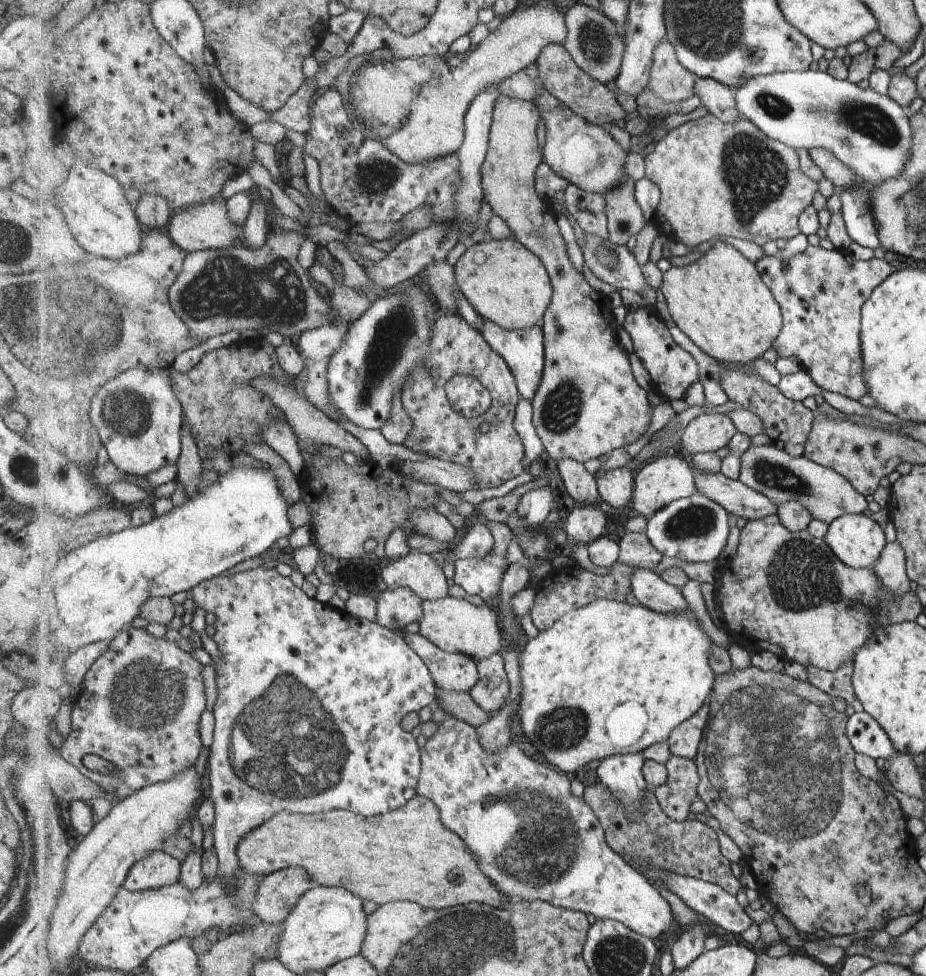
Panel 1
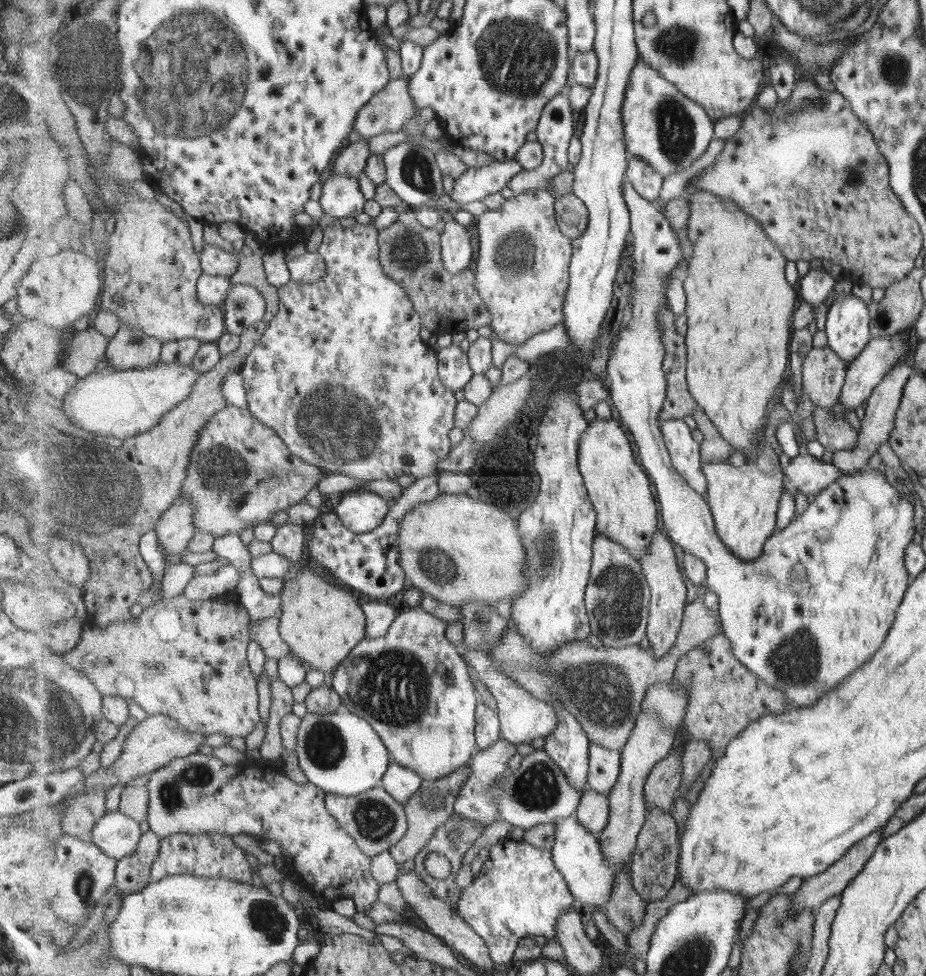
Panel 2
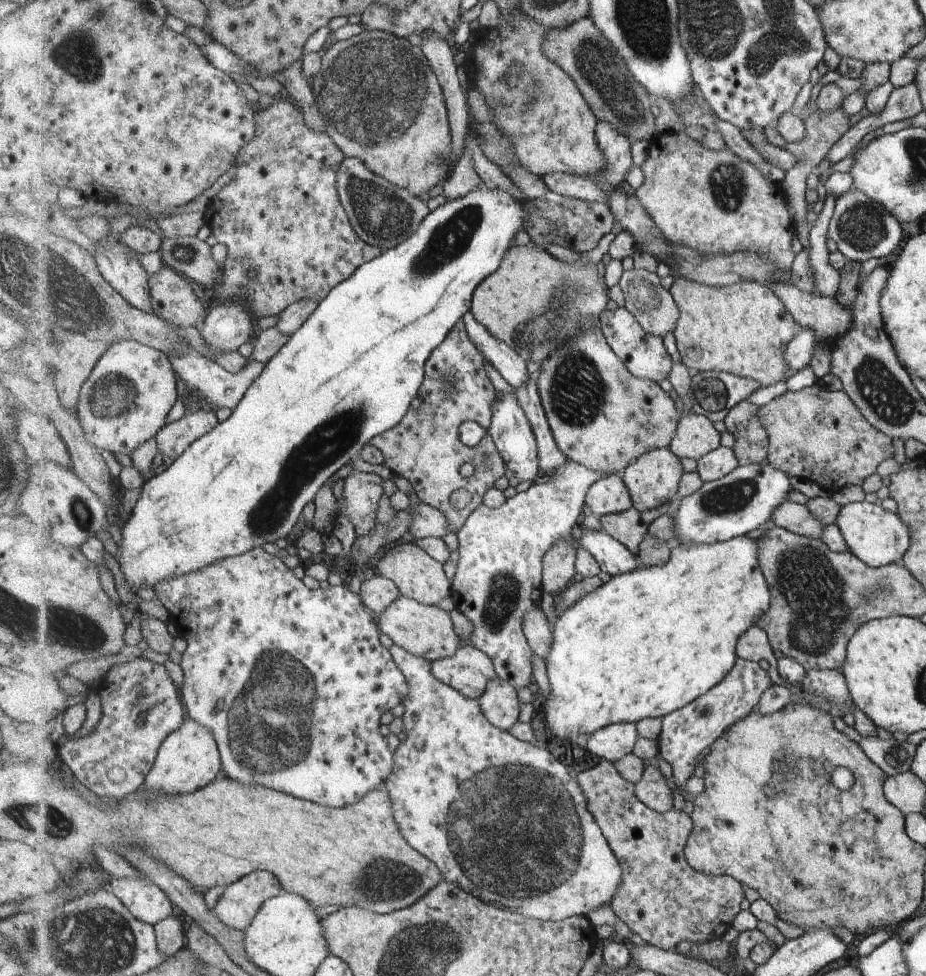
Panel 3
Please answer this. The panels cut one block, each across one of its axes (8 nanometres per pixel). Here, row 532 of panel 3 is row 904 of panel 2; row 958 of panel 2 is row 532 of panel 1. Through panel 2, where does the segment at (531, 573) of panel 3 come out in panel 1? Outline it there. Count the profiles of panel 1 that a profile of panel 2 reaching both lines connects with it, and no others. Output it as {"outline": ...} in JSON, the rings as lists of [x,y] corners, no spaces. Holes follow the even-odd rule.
{"outline":[[[488,521],[487,526],[495,538],[493,552],[485,558],[454,558],[453,584],[458,585],[467,595],[477,595],[484,603],[500,595],[503,590],[505,572],[511,563],[507,560],[507,548],[515,535],[505,523]]]}

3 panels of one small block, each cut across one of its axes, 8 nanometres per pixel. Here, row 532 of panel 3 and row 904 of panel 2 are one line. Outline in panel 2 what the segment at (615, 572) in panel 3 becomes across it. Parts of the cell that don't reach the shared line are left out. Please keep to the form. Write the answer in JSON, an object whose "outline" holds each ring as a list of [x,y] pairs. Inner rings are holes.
{"outline":[[[576,814],[558,820],[555,826],[556,843],[552,855],[557,868],[560,868],[568,881],[578,907],[589,911],[592,906],[599,906],[605,912],[605,906],[608,906],[608,902],[612,899],[614,884],[616,884],[616,870],[612,868],[610,860],[605,856],[600,840],[580,823]]]}

